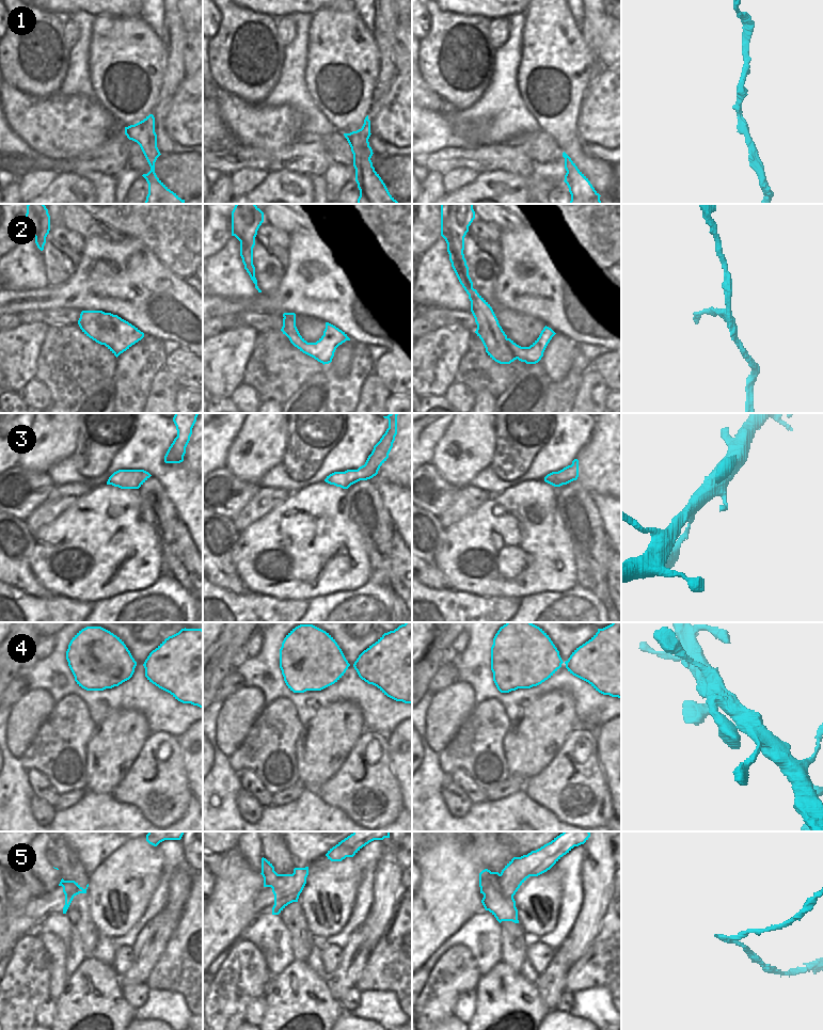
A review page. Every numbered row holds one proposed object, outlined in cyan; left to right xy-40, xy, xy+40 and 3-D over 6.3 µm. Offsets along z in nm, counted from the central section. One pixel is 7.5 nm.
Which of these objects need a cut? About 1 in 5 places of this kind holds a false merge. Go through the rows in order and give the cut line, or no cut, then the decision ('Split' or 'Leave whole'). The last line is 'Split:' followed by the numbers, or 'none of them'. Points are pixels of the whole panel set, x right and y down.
1: No split. Leave whole
2: Split along xy (283, 318), (287, 325), (289, 337). Split
3: No split. Leave whole
4: No split. Leave whole
5: Split along xy+40 (500, 874), (503, 881), (503, 889), (512, 896). Split
Split: 2, 5

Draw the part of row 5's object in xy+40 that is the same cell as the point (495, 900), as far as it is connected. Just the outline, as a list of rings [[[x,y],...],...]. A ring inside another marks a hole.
[[[482,870],[479,873],[479,887],[480,893],[484,894],[481,903],[485,909],[489,910],[500,923],[502,921],[519,923],[516,901],[513,896],[505,892],[498,872]]]

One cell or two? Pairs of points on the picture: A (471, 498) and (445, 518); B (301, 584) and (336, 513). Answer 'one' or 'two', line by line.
A: one
B: one

